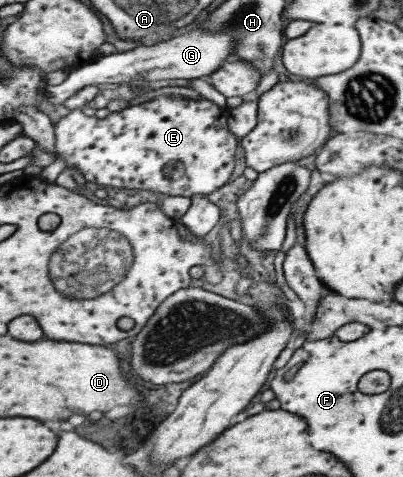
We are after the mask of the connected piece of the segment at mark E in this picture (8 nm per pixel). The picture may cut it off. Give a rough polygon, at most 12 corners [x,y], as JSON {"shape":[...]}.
{"shape":[[70,110],[54,155],[101,188],[190,199],[231,177],[229,111]]}

